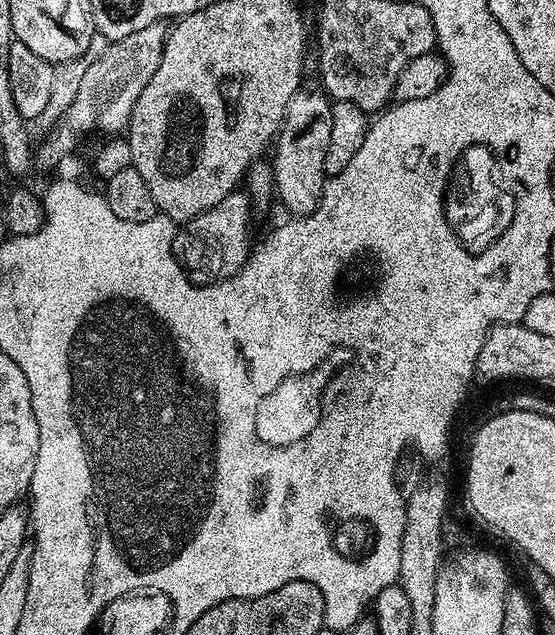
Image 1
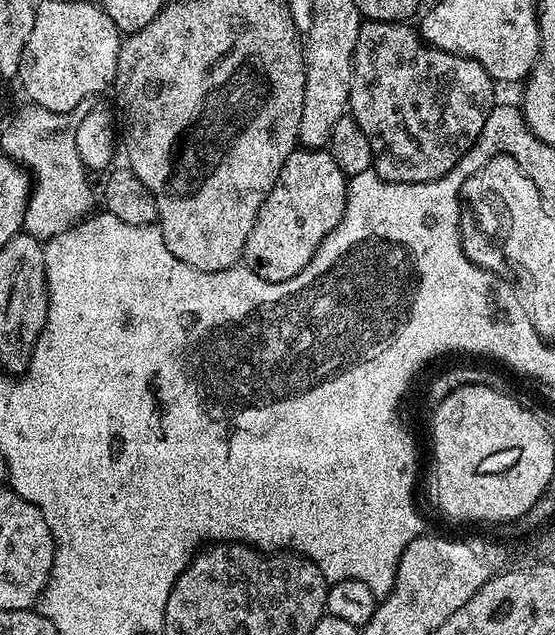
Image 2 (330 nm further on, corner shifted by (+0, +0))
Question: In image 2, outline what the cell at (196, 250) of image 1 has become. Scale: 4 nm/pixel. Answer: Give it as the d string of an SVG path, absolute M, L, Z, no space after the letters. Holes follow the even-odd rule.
M297 147L286 158L280 179L258 210L254 230L246 238L243 263L266 282L286 282L294 278L314 258L320 243L342 222L348 208L349 177L334 162L331 151Z

